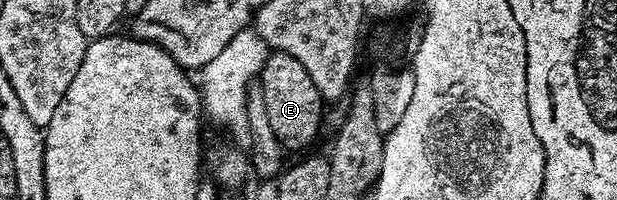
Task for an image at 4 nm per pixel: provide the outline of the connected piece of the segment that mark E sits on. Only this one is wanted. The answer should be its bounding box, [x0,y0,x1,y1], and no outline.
[260,51,324,149]

